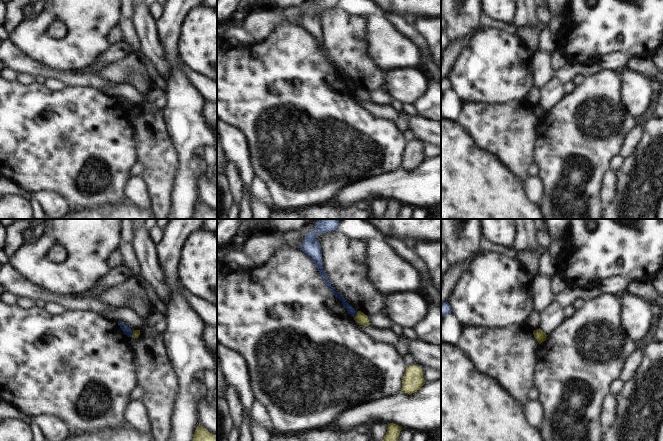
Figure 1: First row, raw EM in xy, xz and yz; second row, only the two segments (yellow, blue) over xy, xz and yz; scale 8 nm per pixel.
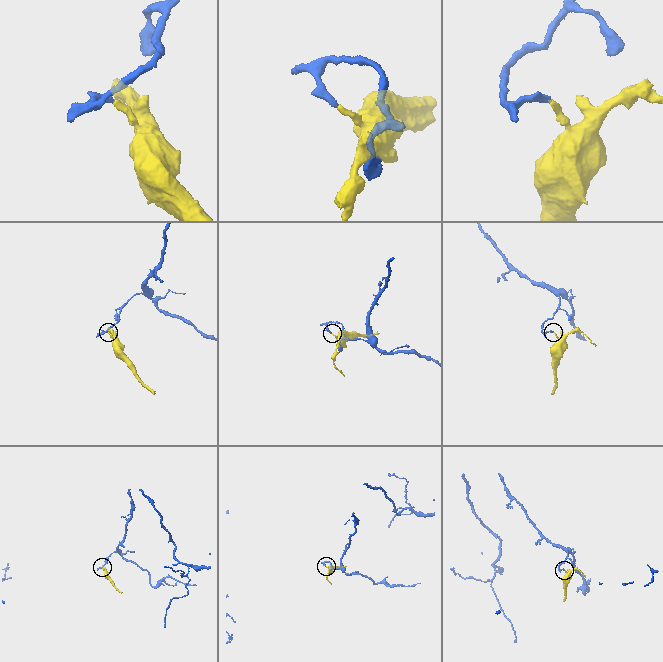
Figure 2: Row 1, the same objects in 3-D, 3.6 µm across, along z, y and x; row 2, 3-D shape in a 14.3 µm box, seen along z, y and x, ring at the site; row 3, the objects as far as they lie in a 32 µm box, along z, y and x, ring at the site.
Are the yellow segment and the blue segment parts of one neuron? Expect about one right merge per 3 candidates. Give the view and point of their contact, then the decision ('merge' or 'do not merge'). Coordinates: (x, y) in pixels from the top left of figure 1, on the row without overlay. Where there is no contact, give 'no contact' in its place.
contact xz (356, 91); do not merge

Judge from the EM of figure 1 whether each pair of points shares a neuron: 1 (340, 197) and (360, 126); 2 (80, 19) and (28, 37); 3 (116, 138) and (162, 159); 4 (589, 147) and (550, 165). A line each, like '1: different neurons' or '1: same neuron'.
1: different neurons
2: same neuron
3: different neurons
4: same neuron

